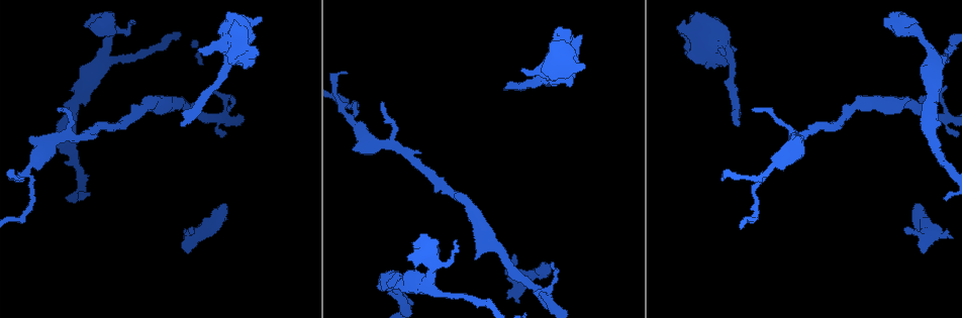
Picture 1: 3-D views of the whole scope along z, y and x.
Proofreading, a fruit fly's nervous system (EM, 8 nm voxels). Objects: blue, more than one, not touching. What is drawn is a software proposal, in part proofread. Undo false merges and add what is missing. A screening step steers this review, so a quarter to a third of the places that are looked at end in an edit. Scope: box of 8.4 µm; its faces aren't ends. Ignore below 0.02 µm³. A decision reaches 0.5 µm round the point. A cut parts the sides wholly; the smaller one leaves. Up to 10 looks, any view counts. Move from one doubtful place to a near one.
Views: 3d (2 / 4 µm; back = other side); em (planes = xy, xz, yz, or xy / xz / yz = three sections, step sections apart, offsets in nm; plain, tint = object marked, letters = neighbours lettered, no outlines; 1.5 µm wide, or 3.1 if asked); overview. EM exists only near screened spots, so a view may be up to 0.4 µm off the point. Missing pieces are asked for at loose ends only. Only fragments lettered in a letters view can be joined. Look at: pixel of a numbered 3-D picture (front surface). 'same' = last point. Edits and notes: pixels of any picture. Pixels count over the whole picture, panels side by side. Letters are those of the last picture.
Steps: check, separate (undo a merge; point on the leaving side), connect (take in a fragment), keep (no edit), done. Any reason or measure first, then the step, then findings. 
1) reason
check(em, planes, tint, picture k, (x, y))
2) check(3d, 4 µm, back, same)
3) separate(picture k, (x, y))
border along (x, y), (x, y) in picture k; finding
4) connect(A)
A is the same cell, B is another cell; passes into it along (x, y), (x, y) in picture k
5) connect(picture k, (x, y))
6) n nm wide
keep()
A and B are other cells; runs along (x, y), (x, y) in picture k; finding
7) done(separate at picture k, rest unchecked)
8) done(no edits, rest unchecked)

branch stops here
check(em, planes, letters, picture 1, (548, 264))

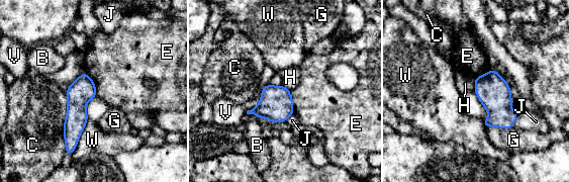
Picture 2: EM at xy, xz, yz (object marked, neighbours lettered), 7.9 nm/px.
190 nm wide
keep()
B, C, E, G, H, J, V and W are other cells; runs along (84, 76), (70, 148) in picture 2; no lettered fragment goes on from it

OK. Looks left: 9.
thin end
check(em, planes, tint, picture 1, (228, 112))

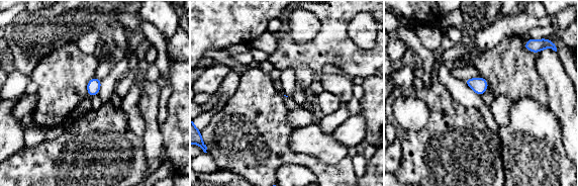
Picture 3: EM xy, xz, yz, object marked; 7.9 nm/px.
what lies round it
check(em, planes, letters, same)

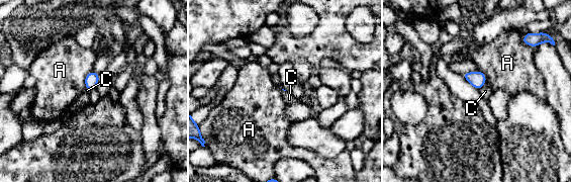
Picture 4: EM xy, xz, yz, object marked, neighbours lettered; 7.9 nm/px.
keep()
A and C are other cells; border along (485, 81), (479, 90) in picture 4; none of them fits

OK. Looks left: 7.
an open end
check(em, planes, letters, picture 1, (131, 22))

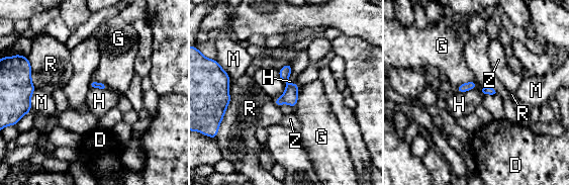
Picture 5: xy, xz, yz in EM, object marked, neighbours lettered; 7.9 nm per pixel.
keep()
D, G, H, M, R and Z are other cells; runs along (288, 67), (285, 83), (293, 104) in picture 5; no lettered fragment goes on from it

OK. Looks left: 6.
an open end
check(3d, 4 µm, picture 1, (584, 65))

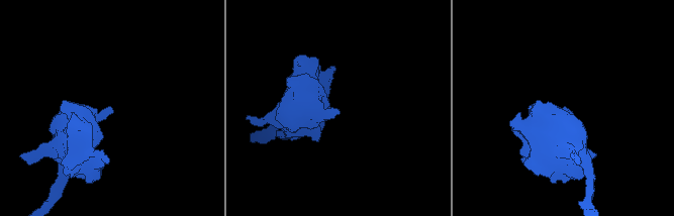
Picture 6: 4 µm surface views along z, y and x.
check(em, xz, step 4, letters, picture 6, (569, 111))

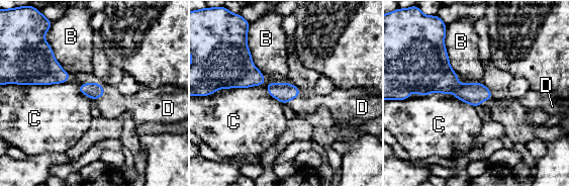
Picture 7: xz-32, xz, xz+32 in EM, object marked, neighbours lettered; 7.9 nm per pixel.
another direction
check(em, planes, letters, same)

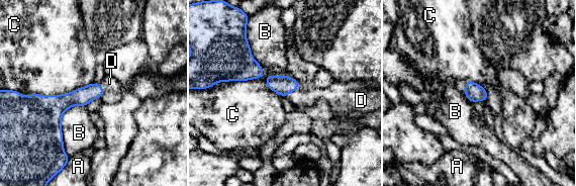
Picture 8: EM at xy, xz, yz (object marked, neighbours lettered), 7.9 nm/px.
connect(D)
D is the same cell, A, B and C are other cells; passes into it along (282, 85), (292, 91), (301, 98) in picture 8; it goes on there

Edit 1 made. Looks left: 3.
done(connect at picture 8, rest unchecked)

